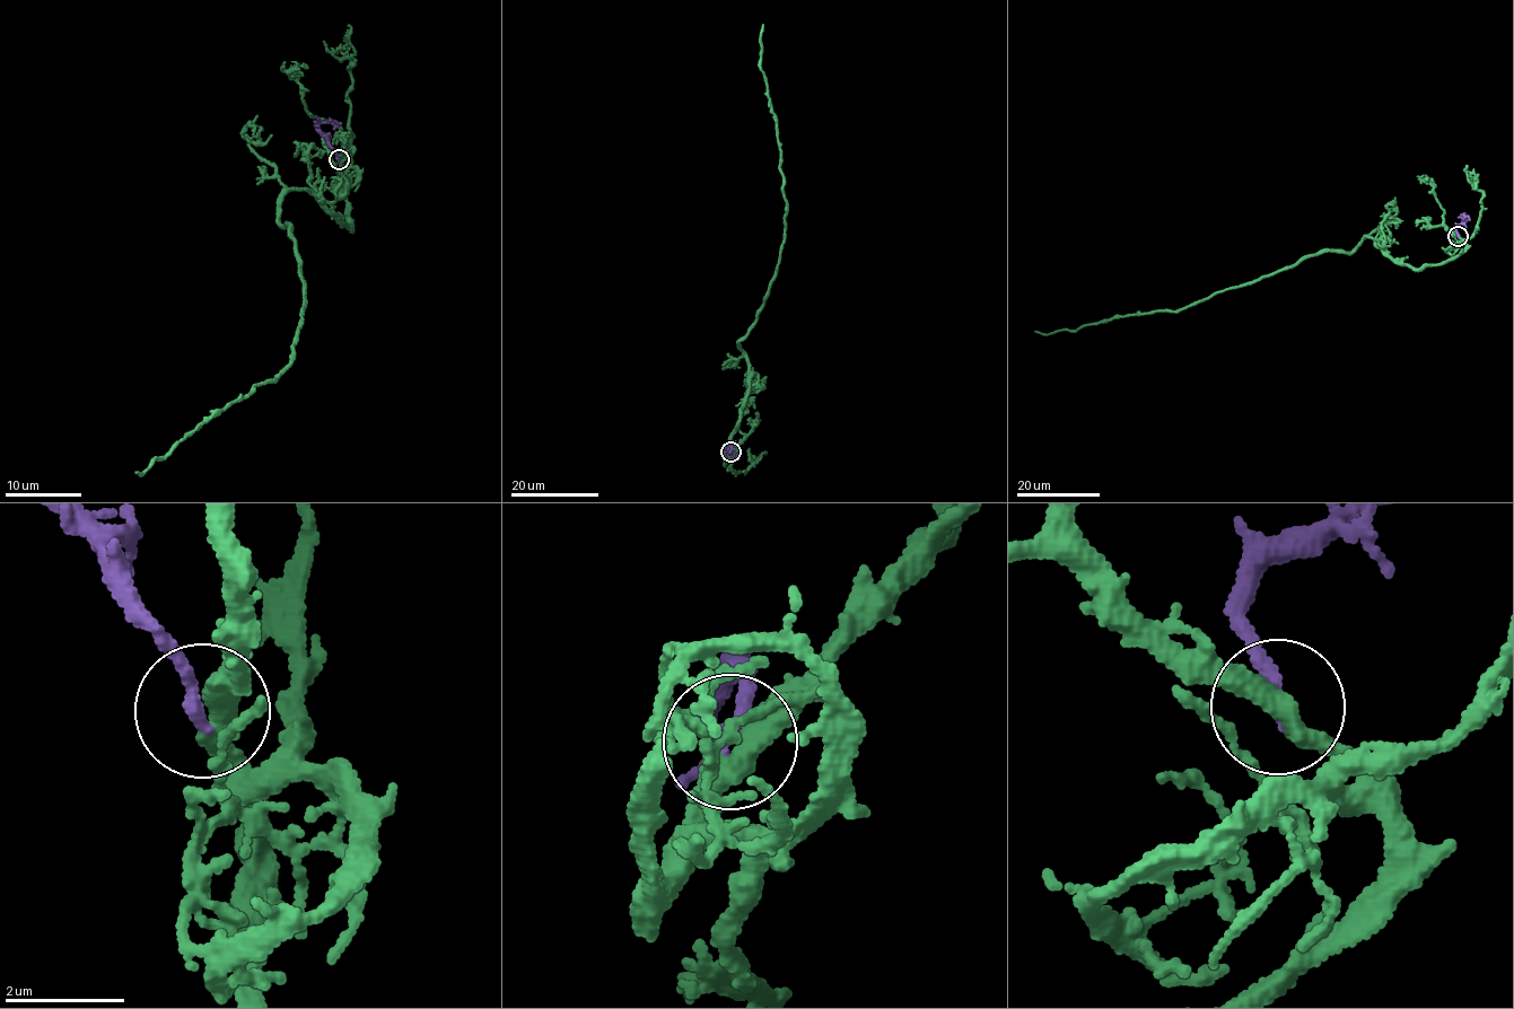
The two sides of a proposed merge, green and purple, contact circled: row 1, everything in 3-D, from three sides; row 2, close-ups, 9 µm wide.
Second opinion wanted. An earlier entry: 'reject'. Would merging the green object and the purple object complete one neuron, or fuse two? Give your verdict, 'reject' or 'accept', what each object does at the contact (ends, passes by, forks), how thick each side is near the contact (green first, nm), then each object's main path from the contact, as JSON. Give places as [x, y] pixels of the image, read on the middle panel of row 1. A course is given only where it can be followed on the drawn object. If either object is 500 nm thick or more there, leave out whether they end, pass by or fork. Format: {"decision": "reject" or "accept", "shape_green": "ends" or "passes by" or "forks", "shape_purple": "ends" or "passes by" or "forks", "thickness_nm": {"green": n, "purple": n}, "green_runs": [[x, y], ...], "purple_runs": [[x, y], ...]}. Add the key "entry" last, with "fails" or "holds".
{"decision": "accept", "shape_green": "passes by", "shape_purple": "ends", "thickness_nm": {"green": 400, "purple": 260}, "green_runs": [[731, 453], [726, 462], [751, 377], [737, 343], [775, 275], [787, 205], [777, 116], [761, 68], [763, 25]], "purple_runs": [[731, 453], [731, 446], [726, 453], [734, 455], [741, 449]], "entry": "fails"}

